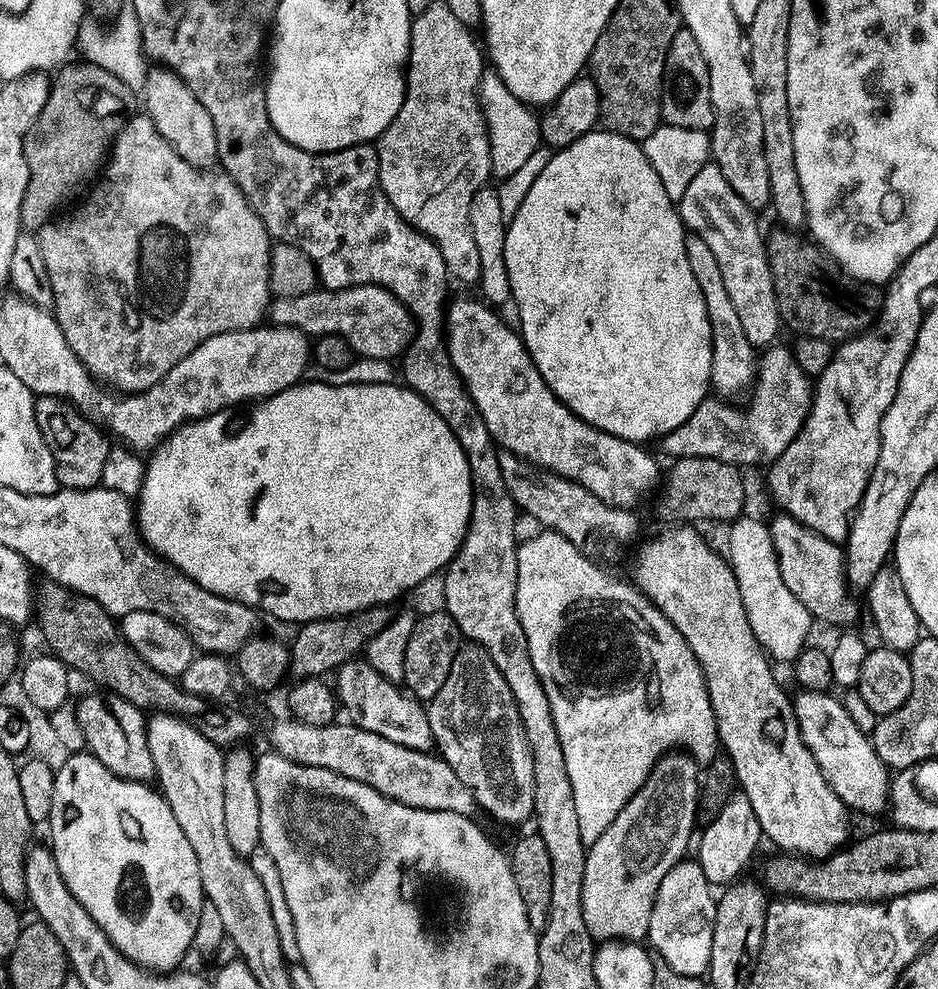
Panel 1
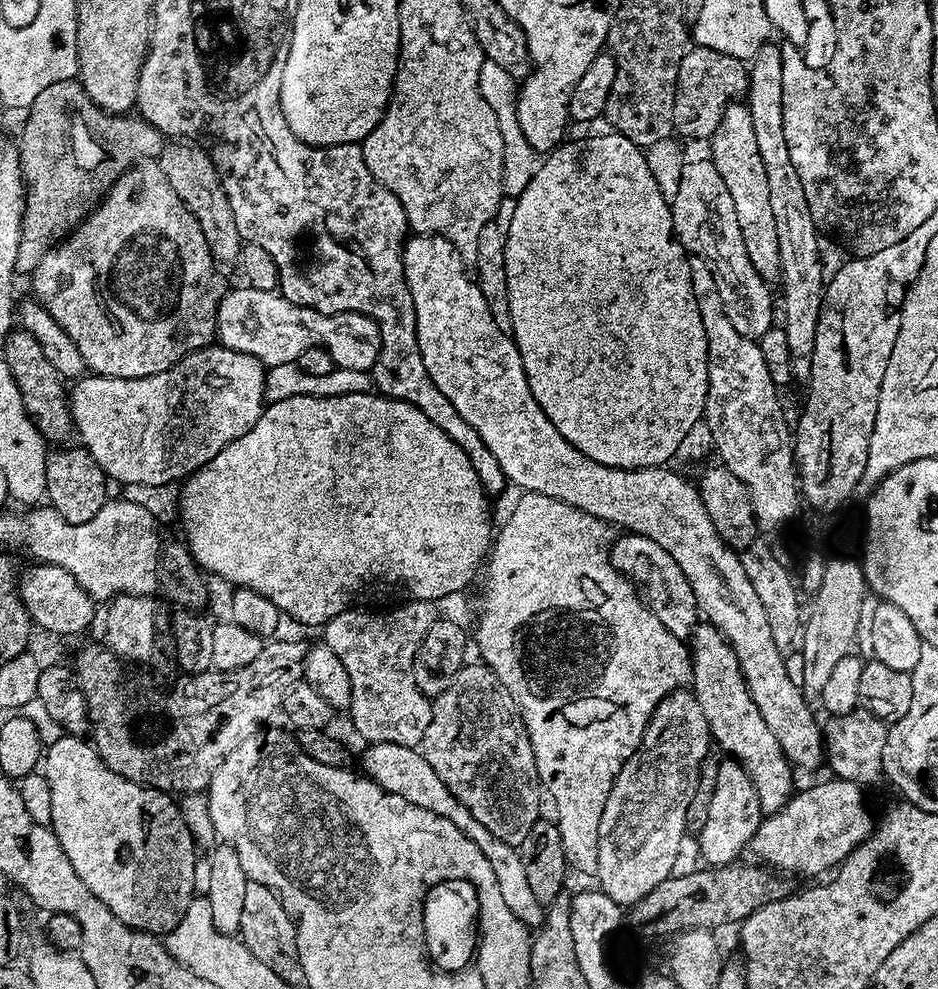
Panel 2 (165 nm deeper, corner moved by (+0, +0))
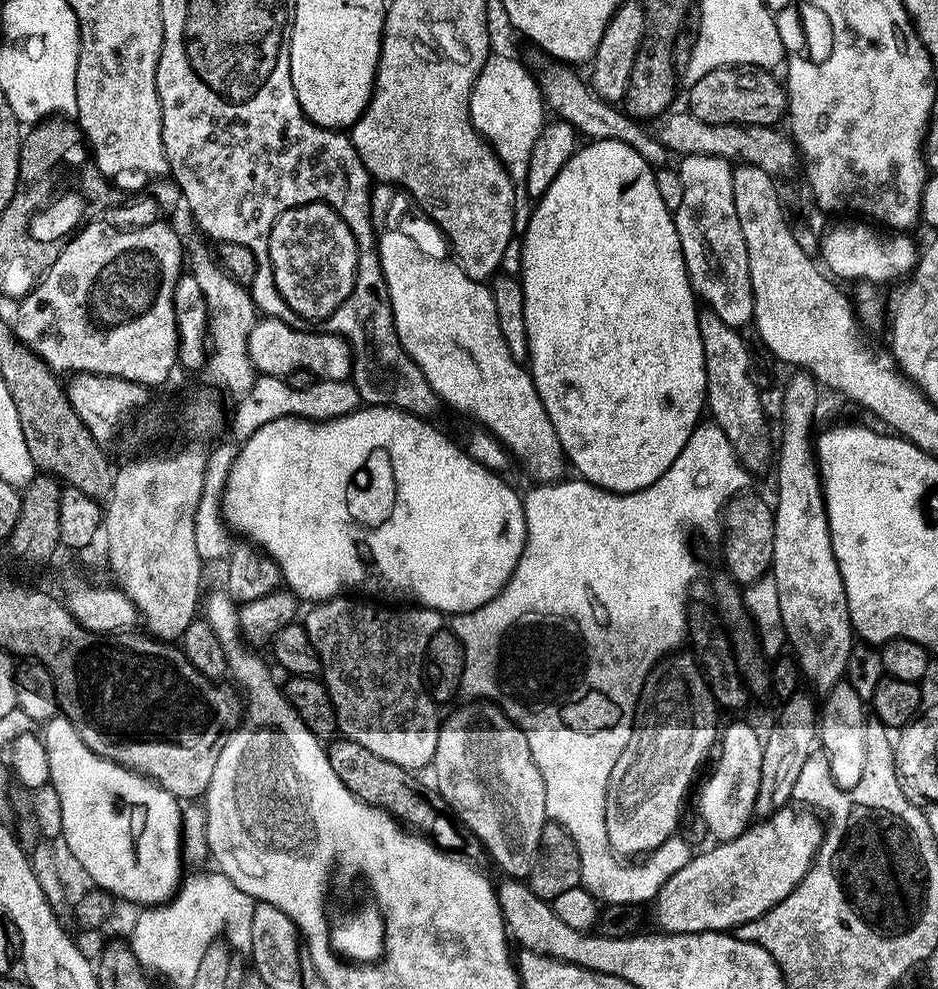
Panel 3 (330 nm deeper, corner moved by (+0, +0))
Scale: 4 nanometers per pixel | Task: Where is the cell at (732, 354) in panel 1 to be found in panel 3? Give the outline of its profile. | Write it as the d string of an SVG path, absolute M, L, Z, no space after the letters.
M711 310L700 312L698 318L698 330L702 334L702 350L706 358L706 382L708 383L708 391L706 393L706 408L710 413L711 419L724 431L726 438L730 438L730 442L734 446L737 458L748 469L749 473L769 471L770 465L774 460L774 440L768 437L768 416L764 413L764 404L760 401L760 392L756 389L756 384L752 381L752 368L754 372L754 360L752 364L752 356L748 353L748 344L740 337L741 333L737 329L732 328L726 322L722 322L722 318L718 318L718 314L714 314Z

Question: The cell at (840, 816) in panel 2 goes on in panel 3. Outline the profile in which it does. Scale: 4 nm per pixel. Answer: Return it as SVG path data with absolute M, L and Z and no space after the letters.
M789 806L753 823L738 838L700 850L705 852L697 851L656 895L655 927L678 934L728 932L758 919L802 882L823 837L824 825L815 811Z

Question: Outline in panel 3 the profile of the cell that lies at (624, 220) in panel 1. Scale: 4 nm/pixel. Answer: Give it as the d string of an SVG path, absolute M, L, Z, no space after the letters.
M592 140L585 143L586 146L577 147L576 153L570 158L570 162L566 162L566 166L562 166L562 170L558 170L558 178L554 178L554 182L550 182L550 190L543 192L535 201L532 209L532 217L528 220L528 225L522 229L524 236L524 245L520 248L520 272L518 271L518 279L522 290L524 291L524 305L526 306L526 338L528 339L528 359L532 374L532 381L538 390L538 398L542 398L542 406L546 410L546 414L550 418L550 422L554 422L554 430L558 434L558 442L560 448L564 452L567 463L577 468L579 475L583 479L589 480L591 484L596 484L599 488L605 488L608 492L637 492L646 486L650 486L654 482L658 482L658 478L662 478L662 474L666 474L666 470L670 470L670 466L674 462L674 458L678 458L678 454L682 454L682 450L686 446L686 442L690 438L690 434L701 423L703 413L706 408L706 393L708 391L708 383L706 382L706 358L702 350L702 334L698 330L698 318L700 312L698 305L698 297L692 290L692 280L688 276L686 270L686 262L682 254L682 242L678 238L678 230L676 229L676 221L674 212L667 208L666 203L662 202L662 197L658 192L658 182L656 181L656 173L653 166L648 165L648 160L639 152L638 147L633 146L626 141L614 140Z

